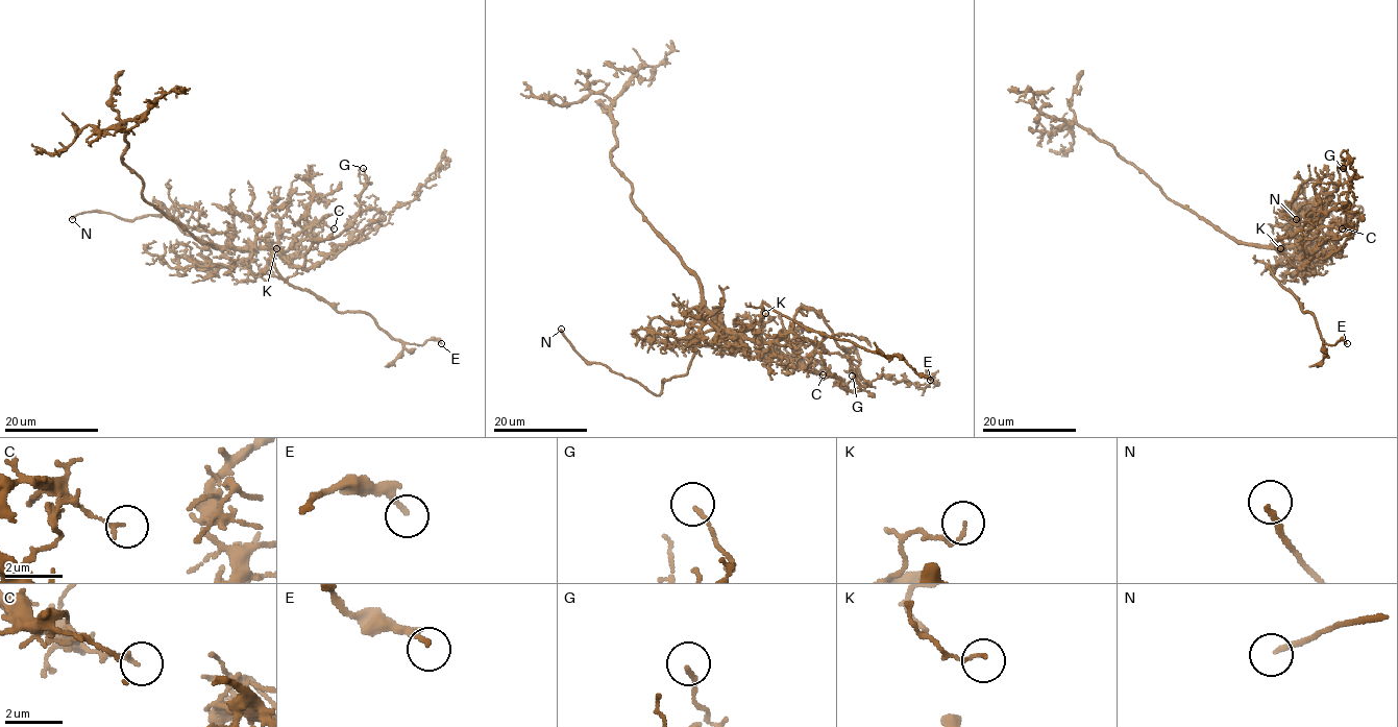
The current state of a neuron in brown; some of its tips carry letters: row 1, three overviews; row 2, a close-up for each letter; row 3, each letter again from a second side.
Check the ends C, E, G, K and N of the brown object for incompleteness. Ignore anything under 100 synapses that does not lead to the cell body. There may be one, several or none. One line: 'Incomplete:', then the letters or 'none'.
Incomplete: N

